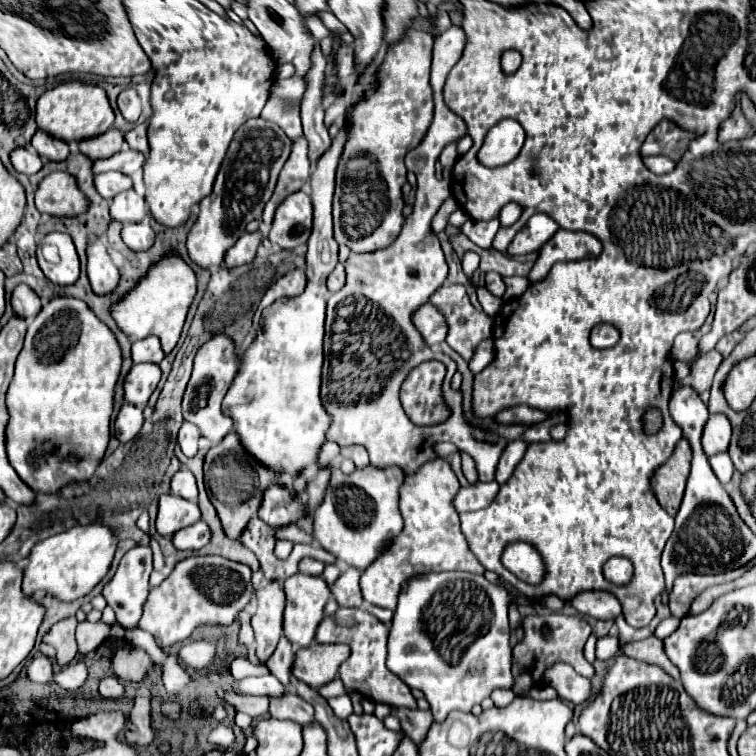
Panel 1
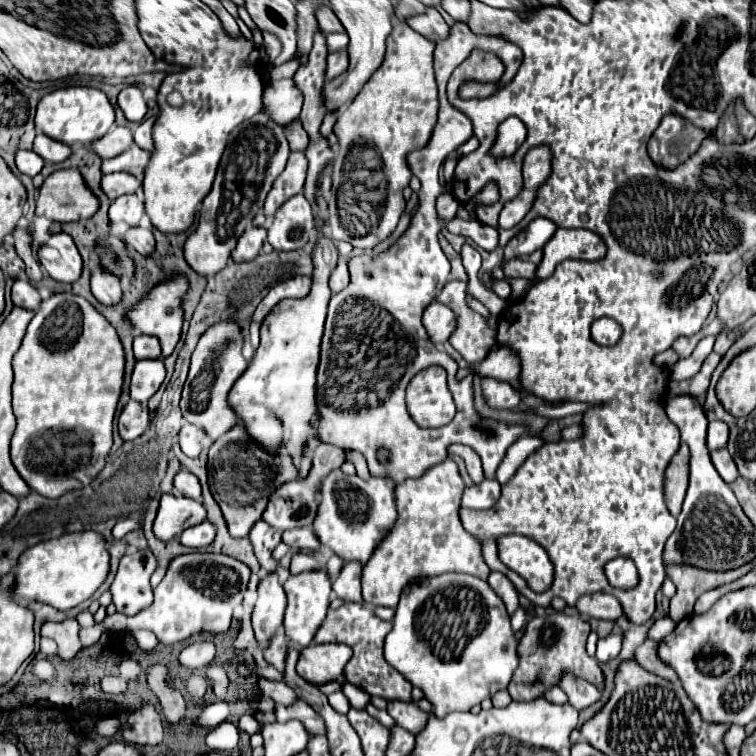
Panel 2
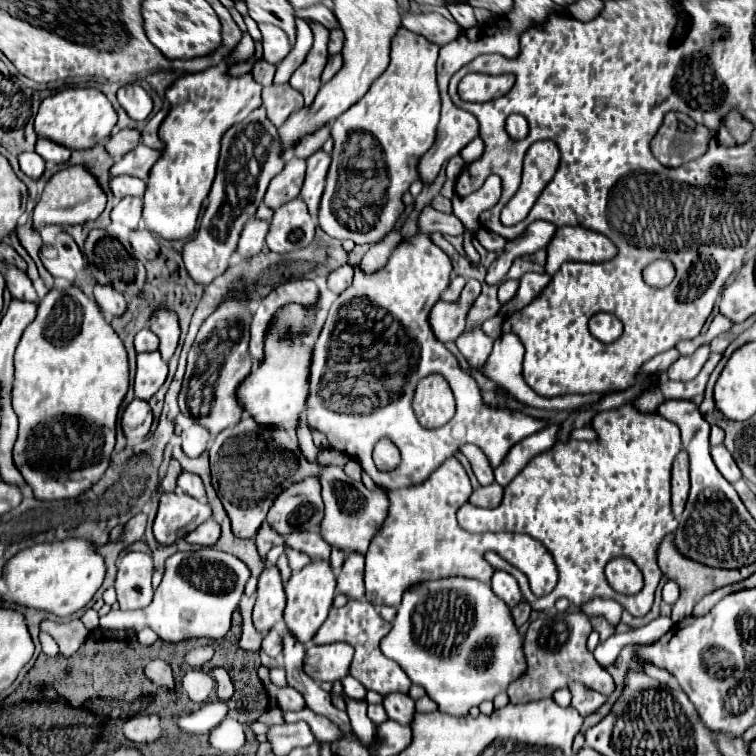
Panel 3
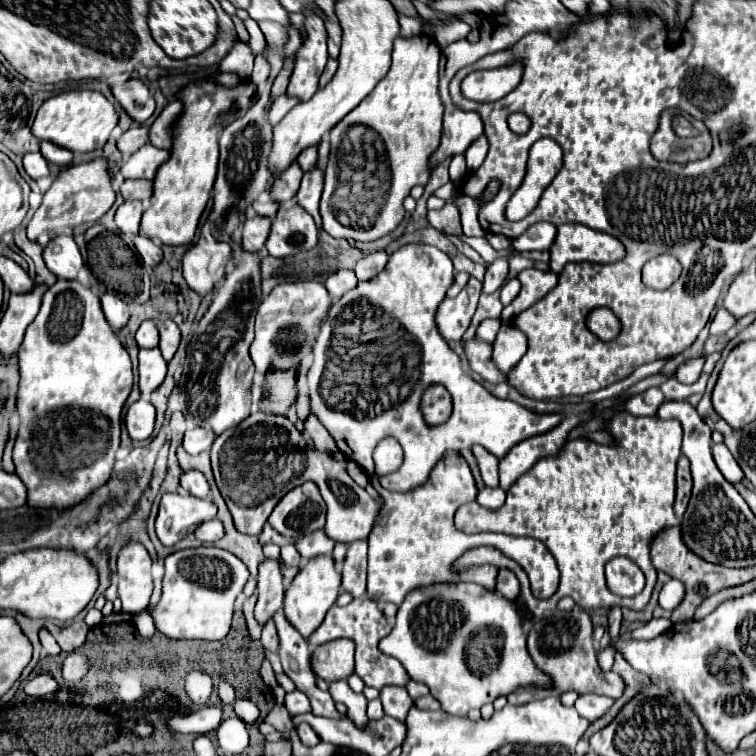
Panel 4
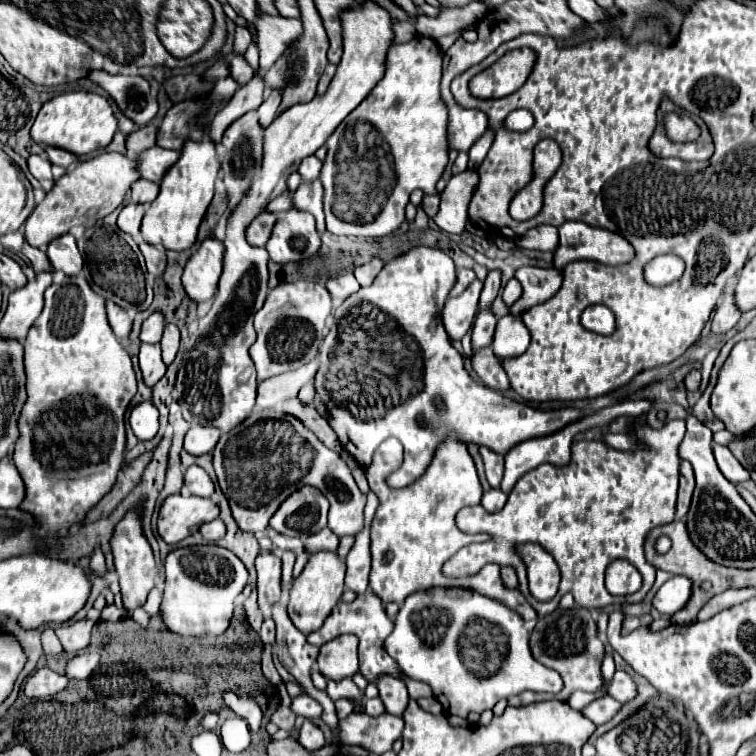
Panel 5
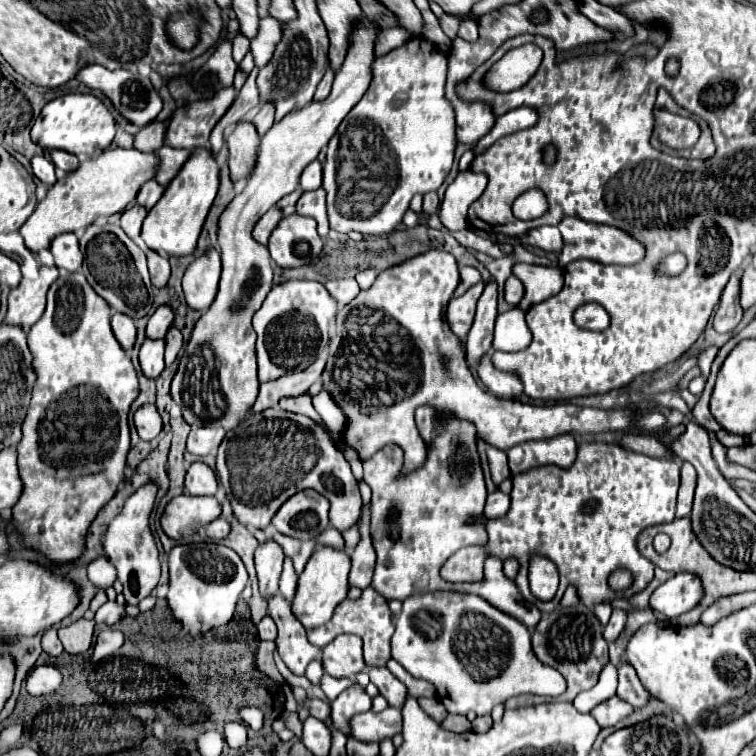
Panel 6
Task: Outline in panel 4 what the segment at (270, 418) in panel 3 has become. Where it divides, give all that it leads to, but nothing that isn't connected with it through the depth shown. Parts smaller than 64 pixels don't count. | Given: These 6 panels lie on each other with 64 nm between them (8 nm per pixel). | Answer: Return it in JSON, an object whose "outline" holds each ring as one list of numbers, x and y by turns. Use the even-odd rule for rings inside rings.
{"outline":[[268,370,268,374,262,376,260,400,266,412,288,412,298,400,298,370]]}

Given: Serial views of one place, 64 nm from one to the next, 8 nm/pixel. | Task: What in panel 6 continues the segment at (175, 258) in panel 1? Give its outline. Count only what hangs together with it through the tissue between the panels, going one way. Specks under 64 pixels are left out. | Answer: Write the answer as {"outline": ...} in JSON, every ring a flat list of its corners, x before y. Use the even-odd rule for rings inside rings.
{"outline":[[170,326,168,334,164,336,164,342,166,342,166,358,164,360,166,360,166,366,170,366,182,348,182,332,176,326]]}

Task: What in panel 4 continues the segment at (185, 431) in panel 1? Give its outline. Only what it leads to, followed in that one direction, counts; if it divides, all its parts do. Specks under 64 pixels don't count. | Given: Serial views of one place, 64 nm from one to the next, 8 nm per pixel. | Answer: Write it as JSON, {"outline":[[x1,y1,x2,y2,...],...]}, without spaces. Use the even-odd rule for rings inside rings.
{"outline":[[194,426,194,428,188,428,188,430,186,430,182,446,184,446,186,452,198,454,198,452,209,450,212,446,212,442,214,442,214,432,212,432,212,430]]}

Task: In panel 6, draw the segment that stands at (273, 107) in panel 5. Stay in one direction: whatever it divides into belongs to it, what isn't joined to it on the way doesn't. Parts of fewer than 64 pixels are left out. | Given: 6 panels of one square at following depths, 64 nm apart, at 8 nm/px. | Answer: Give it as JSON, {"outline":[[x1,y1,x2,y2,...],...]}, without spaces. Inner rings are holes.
{"outline":[[264,102,262,106,260,106,260,112,254,116,254,120,252,122,256,122,256,130,258,130,258,134,266,134,268,132,268,128,272,126,272,122,274,122,274,110,272,110,272,102]]}

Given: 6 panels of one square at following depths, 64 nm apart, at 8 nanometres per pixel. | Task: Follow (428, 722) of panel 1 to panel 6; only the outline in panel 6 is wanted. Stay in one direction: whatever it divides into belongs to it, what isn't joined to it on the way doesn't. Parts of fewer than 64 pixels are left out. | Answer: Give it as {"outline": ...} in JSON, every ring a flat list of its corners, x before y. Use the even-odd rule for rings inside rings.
{"outline":[[370,668,368,674,370,674,370,682,374,682,380,694,388,700,388,706,392,708,404,706,402,702,408,696,408,690,388,668]]}

